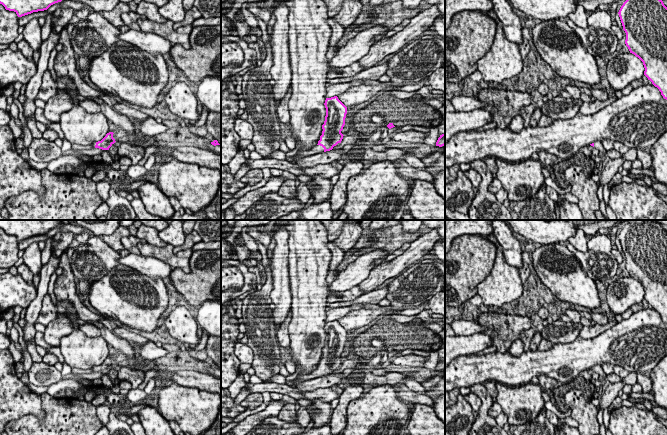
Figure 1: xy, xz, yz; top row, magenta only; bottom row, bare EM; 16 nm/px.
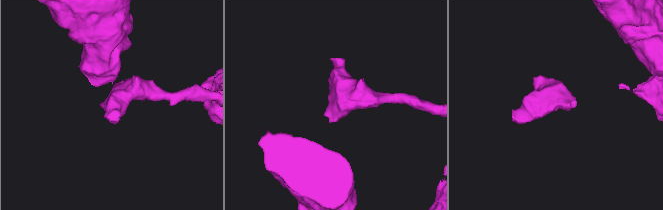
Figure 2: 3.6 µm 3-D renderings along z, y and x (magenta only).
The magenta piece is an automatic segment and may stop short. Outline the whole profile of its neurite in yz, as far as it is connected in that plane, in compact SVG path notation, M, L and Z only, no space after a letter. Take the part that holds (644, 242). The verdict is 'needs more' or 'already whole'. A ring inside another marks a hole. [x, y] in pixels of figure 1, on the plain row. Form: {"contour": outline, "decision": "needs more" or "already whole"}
{"contour": "M634 220L623 227L618 238L626 257L626 270L643 286L644 299L667 324L667 231L656 220Z", "decision": "already whole"}

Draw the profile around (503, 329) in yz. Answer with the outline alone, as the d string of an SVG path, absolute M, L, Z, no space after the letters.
M489 311L479 314L474 320L487 329L481 333L488 335L497 352L508 352L511 344L519 338L522 331L531 328L531 318L520 315L506 315Z

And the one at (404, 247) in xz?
M410 243L403 244L400 248L390 253L384 261L390 262L391 260L394 260L397 256L402 255L409 247Z

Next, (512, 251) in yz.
M493 220L493 235L503 248L507 263L516 268L523 266L522 249L520 241L512 235L511 230L502 220Z

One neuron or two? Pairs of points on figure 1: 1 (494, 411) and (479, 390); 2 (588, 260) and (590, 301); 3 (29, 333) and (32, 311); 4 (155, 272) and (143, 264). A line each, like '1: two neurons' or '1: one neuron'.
1: two neurons
2: two neurons
3: one neuron
4: one neuron

